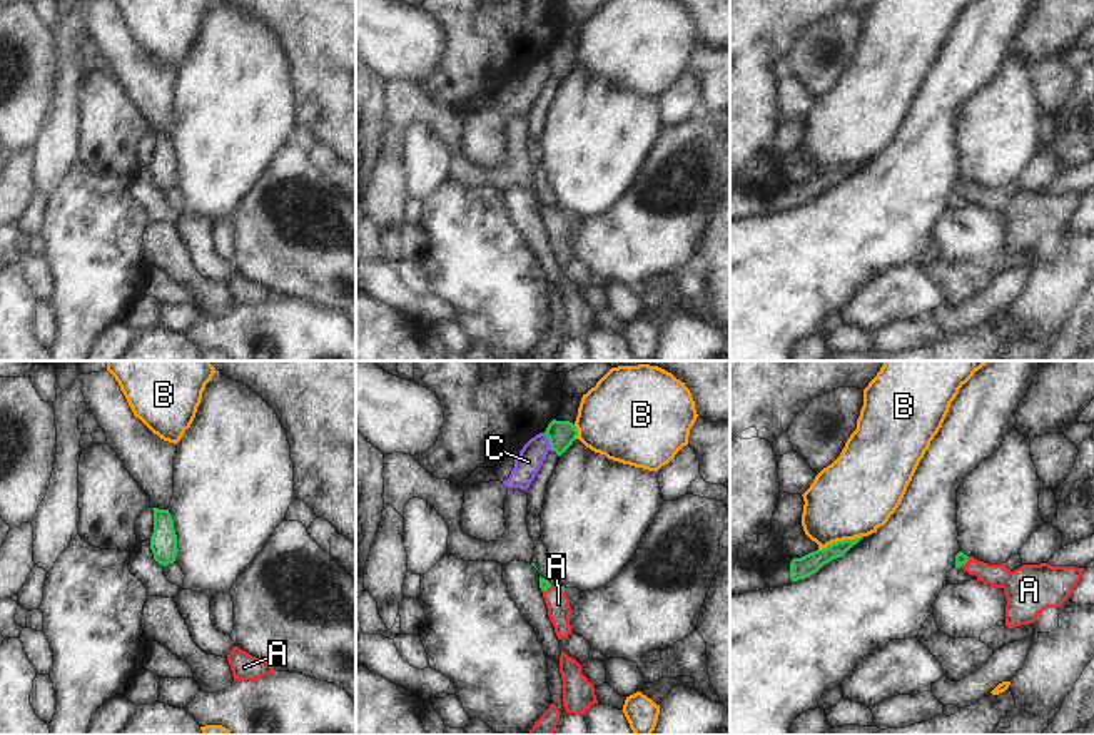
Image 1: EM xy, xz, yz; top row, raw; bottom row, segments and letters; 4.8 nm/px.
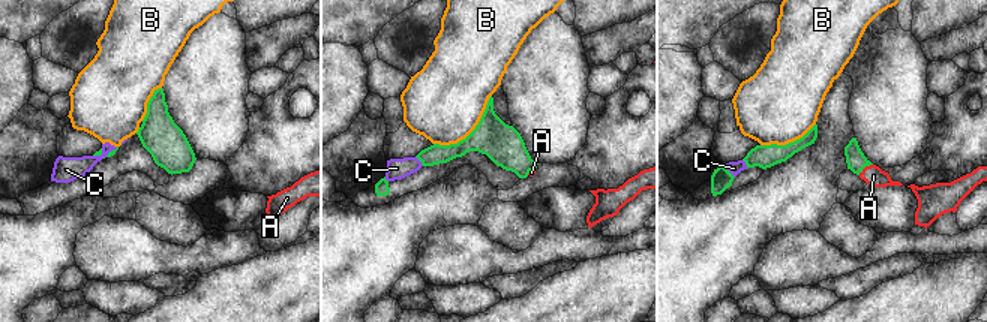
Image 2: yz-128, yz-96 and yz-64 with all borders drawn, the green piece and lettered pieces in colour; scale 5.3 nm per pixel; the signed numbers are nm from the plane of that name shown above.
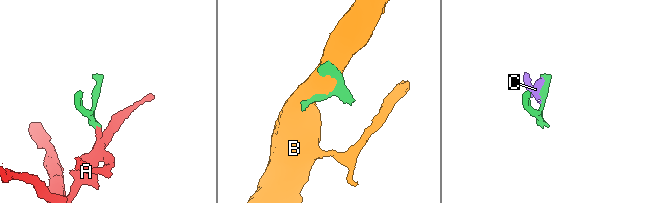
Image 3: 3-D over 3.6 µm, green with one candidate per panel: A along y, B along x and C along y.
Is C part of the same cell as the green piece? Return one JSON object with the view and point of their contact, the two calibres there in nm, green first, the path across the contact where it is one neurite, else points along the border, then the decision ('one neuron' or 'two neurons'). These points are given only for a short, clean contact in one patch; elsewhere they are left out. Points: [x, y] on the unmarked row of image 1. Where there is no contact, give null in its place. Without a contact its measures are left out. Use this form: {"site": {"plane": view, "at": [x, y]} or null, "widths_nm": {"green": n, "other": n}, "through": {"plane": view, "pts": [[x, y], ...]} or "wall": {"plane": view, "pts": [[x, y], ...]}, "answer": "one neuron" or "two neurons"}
{"site": {"plane": "xz", "at": [550, 67]}, "widths_nm": {"green": 130, "other": 120}, "wall": {"plane": "xz", "pts": [[545, 57], [552, 76]]}, "answer": "two neurons"}

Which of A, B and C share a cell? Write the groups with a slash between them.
A / B C

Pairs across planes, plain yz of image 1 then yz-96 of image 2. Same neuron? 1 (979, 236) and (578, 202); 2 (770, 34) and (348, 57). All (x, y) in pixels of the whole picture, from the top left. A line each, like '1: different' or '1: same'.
1: same
2: different

